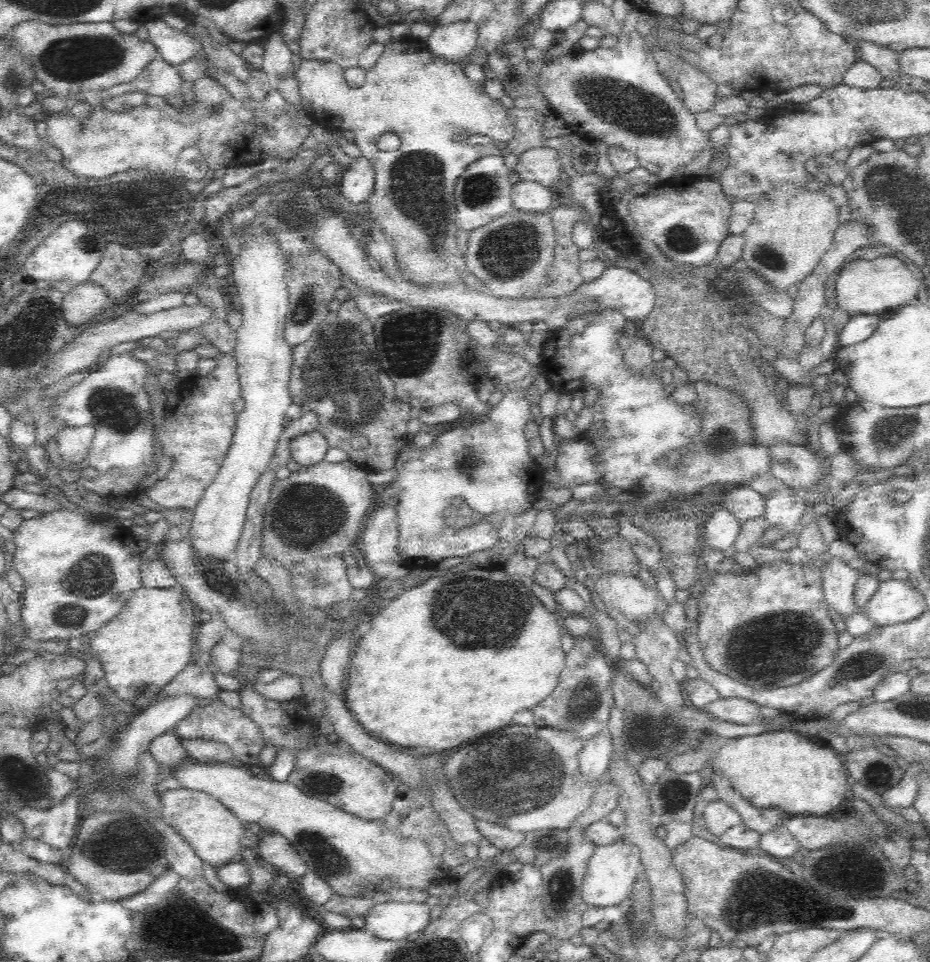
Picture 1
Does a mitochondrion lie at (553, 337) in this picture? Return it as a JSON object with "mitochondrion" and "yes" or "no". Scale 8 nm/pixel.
{"mitochondrion":"no"}

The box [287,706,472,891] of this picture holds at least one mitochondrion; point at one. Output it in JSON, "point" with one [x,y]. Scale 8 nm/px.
{"point":[326,856]}

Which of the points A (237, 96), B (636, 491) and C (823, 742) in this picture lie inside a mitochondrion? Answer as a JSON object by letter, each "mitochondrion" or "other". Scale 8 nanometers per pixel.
{"A":"other","B":"other","C":"other"}

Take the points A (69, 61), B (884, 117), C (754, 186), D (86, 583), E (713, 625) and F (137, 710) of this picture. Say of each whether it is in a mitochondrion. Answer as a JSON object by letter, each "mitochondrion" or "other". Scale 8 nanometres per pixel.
{"A":"mitochondrion","B":"other","C":"other","D":"mitochondrion","E":"other","F":"other"}

